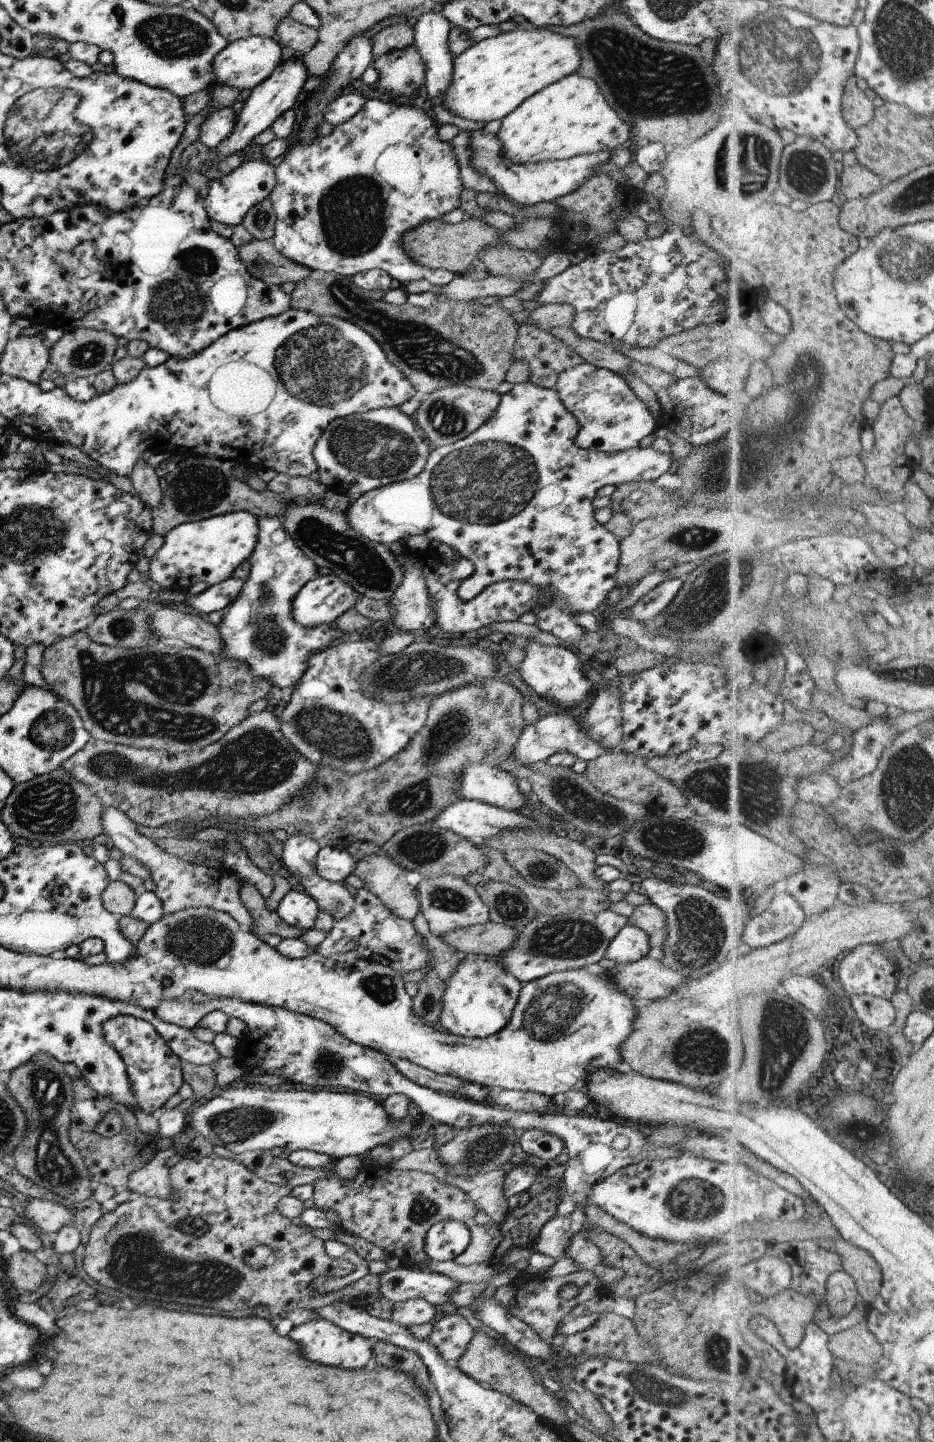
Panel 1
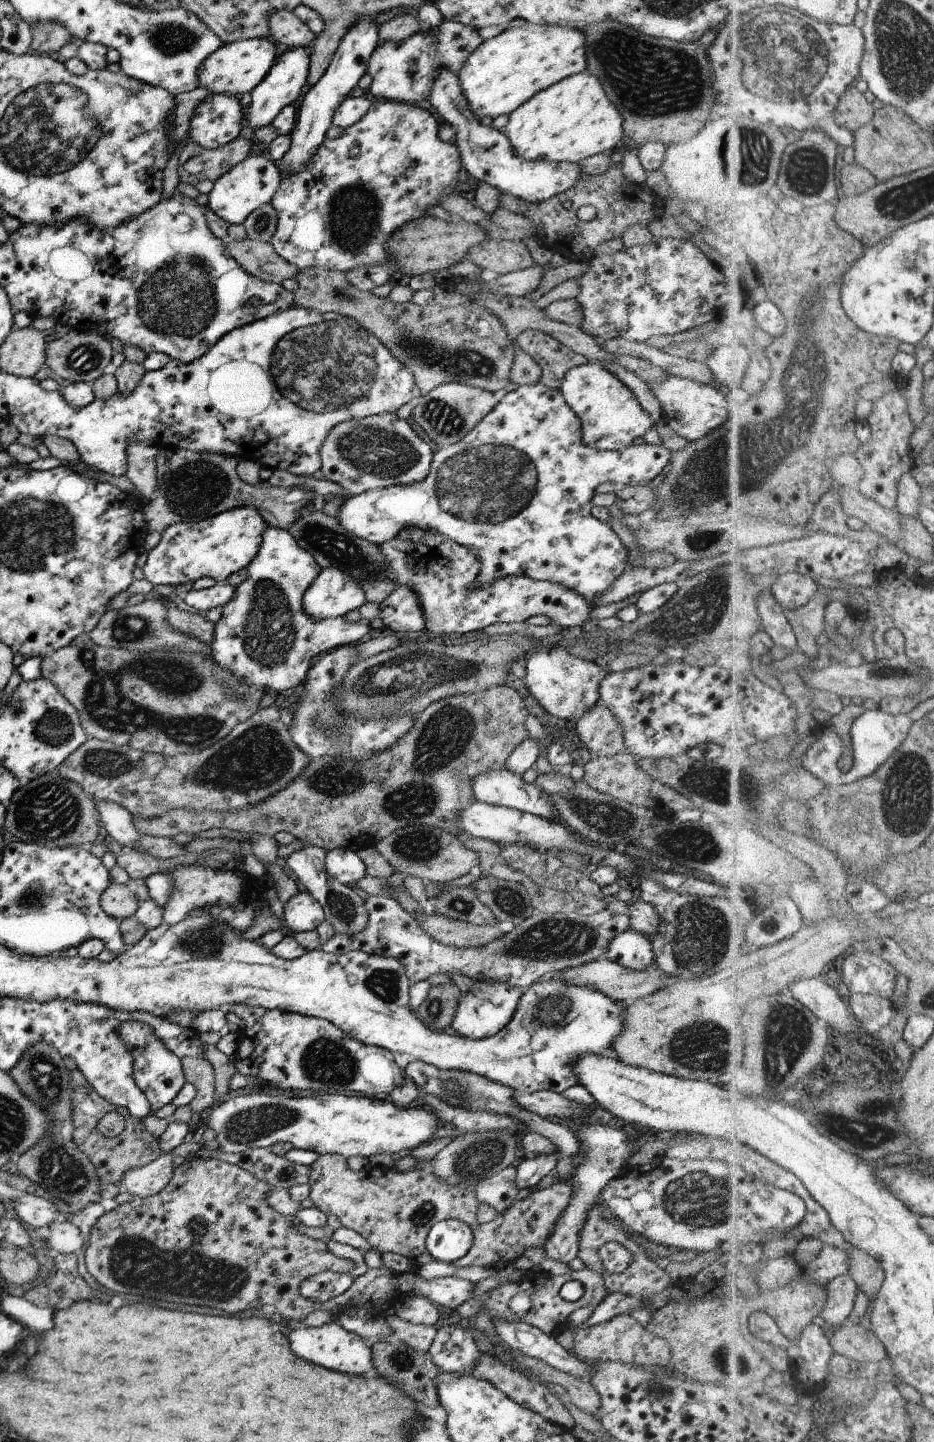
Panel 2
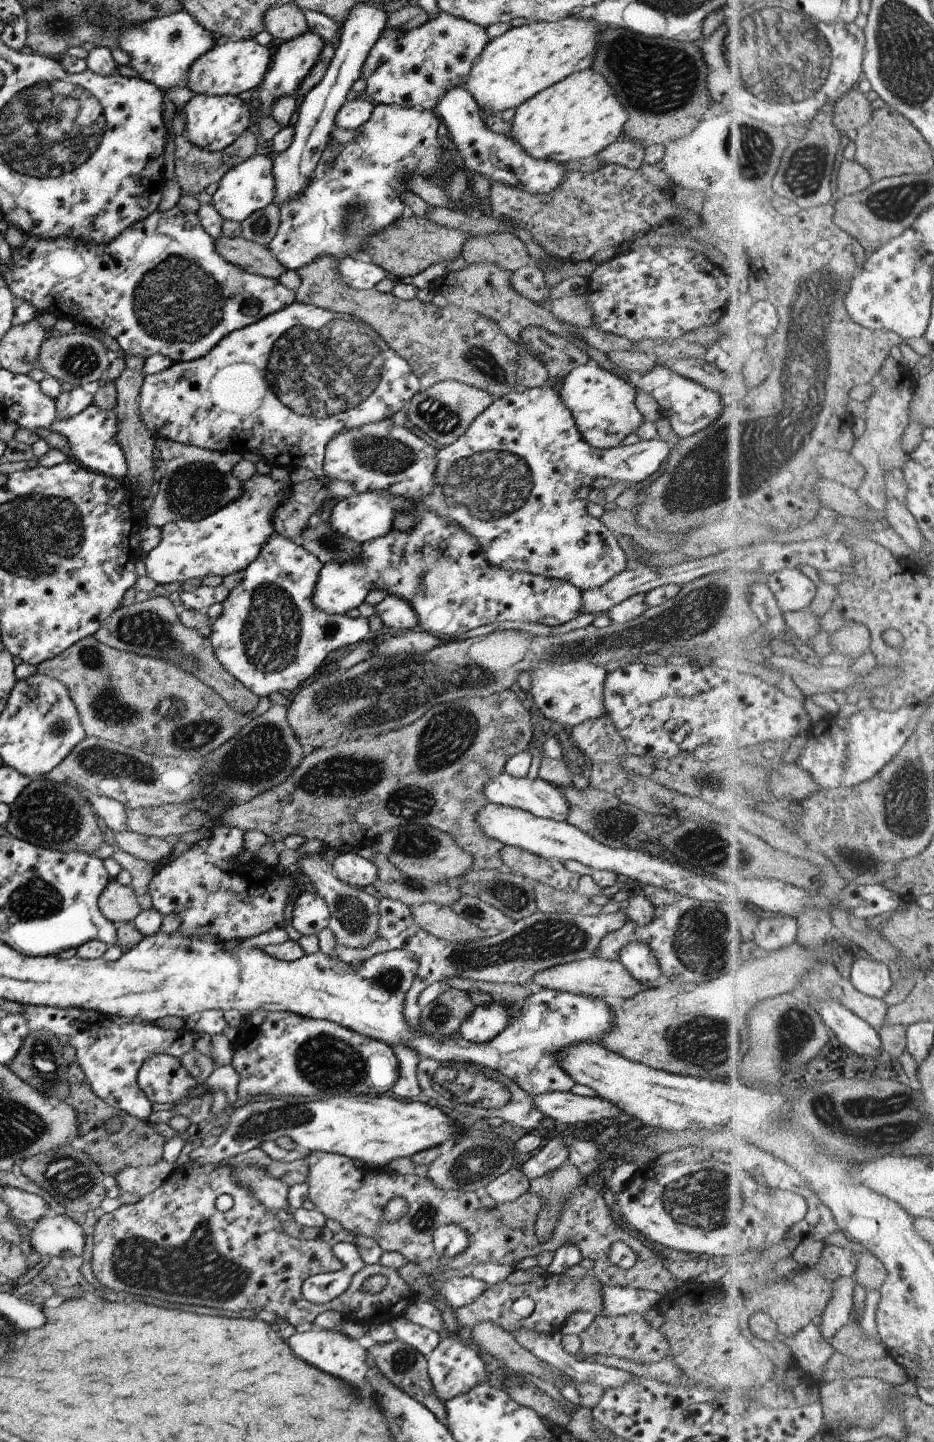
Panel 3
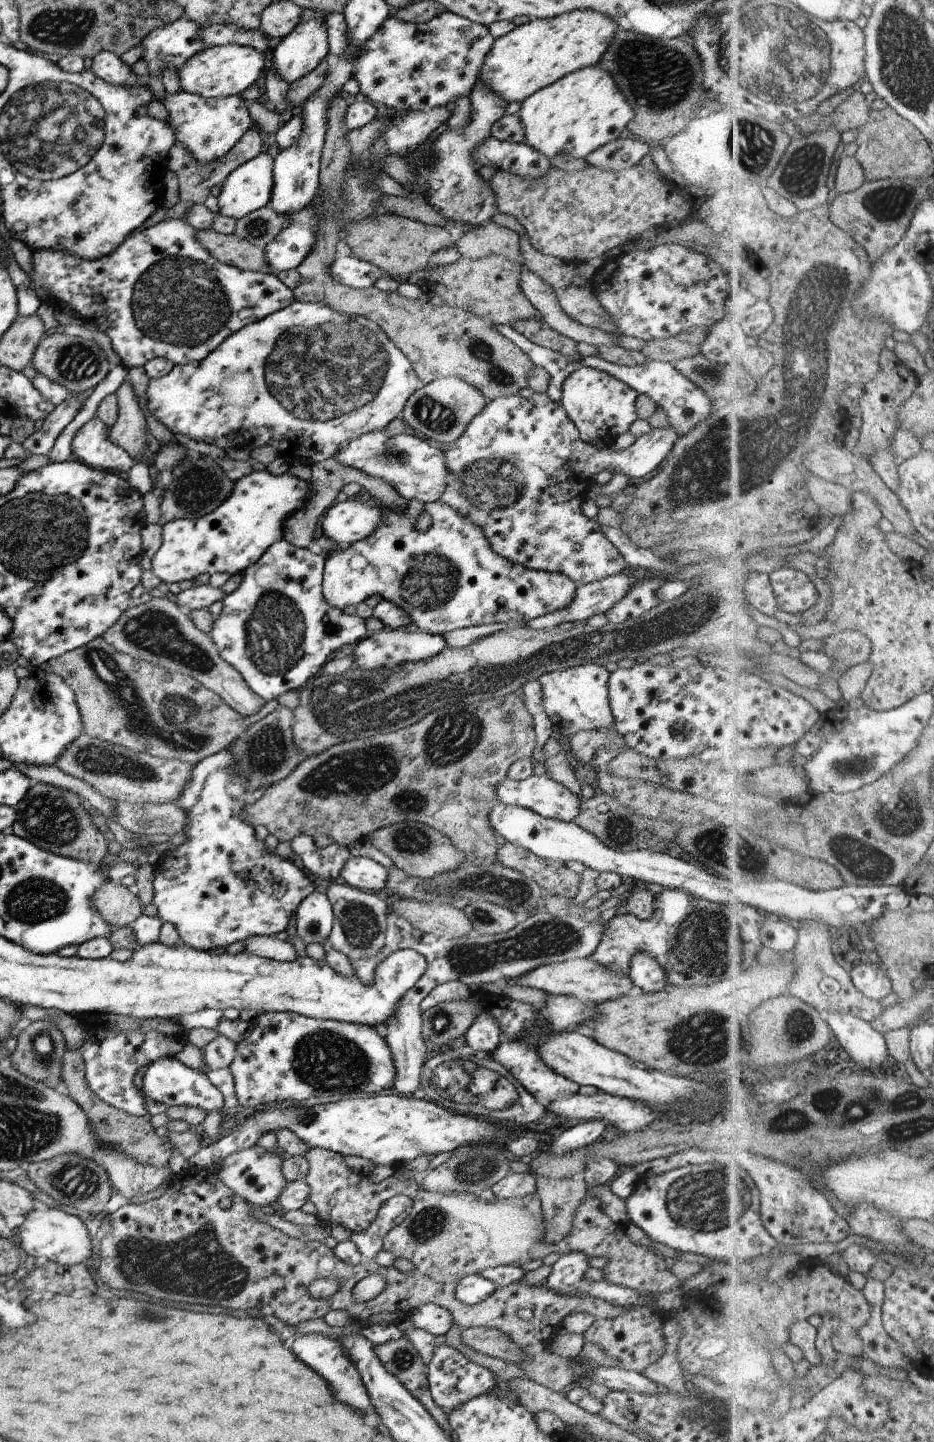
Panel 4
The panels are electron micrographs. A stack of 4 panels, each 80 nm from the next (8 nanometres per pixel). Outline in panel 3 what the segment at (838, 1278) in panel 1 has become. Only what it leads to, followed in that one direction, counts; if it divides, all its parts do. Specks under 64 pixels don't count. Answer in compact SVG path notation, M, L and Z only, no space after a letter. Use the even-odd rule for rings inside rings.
M841 1277L835 1282L833 1302L825 1306L818 1325L823 1338L829 1340L839 1328L843 1328L851 1320L853 1312L853 1294L855 1294L855 1278Z

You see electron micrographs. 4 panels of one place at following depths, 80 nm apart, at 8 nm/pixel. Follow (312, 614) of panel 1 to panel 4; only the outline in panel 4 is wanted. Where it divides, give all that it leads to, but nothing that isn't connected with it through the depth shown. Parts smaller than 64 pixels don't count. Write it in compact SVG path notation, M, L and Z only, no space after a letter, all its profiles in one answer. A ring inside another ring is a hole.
M361 492L355 496L355 500L362 503L376 504L376 507L380 510L380 521L374 528L374 531L369 533L369 536L366 536L364 539L354 542L353 544L329 552L327 558L324 560L321 588L322 593L324 594L324 599L332 607L342 609L344 606L351 606L351 604L356 606L361 601L365 600L365 598L375 595L381 597L383 601L389 601L396 607L399 607L410 618L412 627L415 629L432 635L442 635L446 632L451 632L452 630L467 628L470 626L491 623L507 623L511 621L519 623L521 620L526 623L528 620L534 619L535 617L566 607L573 600L577 585L568 576L561 573L550 573L547 571L525 568L522 564L510 563L510 560L499 556L490 547L489 541L485 538L484 532L478 524L475 524L467 515L458 513L448 504L442 503L441 501L421 504L418 500L413 499L408 500L405 507L400 512L395 512L392 509L385 507L381 501L373 498L369 493ZM421 511L426 511L431 517L431 525L426 532L423 533L416 532L414 528L415 518Z

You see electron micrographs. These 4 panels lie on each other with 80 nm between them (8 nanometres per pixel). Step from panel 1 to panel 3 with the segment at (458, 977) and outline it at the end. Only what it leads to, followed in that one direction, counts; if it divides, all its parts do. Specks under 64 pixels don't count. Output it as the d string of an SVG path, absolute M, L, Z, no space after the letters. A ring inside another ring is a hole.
M504 1001L475 1006L458 1028L460 1036L472 1043L489 1042L508 1024L510 1006Z

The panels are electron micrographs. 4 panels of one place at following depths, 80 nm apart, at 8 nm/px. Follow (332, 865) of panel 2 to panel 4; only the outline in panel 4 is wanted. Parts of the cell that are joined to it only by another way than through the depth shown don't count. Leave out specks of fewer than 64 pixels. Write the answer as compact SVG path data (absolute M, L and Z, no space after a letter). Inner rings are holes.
M350 856L339 873L339 881L349 887L376 893L385 888L387 877L387 868L367 857Z

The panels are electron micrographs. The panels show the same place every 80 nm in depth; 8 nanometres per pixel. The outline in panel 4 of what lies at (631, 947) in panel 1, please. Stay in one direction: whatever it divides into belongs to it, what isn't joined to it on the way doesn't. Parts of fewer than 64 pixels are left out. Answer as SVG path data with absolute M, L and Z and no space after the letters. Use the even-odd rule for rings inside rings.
M635 953L630 960L628 979L633 989L645 994L659 992L666 983L666 974L647 953Z

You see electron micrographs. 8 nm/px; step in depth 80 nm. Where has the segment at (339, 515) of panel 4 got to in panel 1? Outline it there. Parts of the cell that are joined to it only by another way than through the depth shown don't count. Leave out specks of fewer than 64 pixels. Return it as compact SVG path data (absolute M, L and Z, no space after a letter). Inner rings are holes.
M527 380L524 383L517 383L507 393L500 396L500 401L495 407L493 414L483 423L479 428L476 428L471 434L465 436L461 440L450 445L443 445L432 449L429 452L423 470L413 478L399 481L398 483L391 483L383 485L382 487L370 490L360 494L347 508L343 511L343 516L347 524L358 534L367 540L382 544L389 548L393 544L397 544L401 538L411 536L413 534L426 534L431 540L431 543L436 545L438 543L449 546L456 556L466 558L474 566L473 574L465 579L461 584L459 590L459 597L461 600L468 601L477 593L481 592L486 586L499 581L525 581L532 584L532 587L538 589L545 589L550 596L537 607L533 612L537 617L535 625L542 631L551 633L556 636L565 648L575 648L578 644L579 638L585 633L575 621L574 616L577 613L595 612L611 598L611 594L616 588L614 577L618 569L619 547L618 542L614 536L607 531L603 525L595 521L593 517L593 508L591 507L591 500L595 496L595 491L599 490L605 484L617 486L628 482L645 482L653 481L658 476L669 470L671 466L671 456L669 453L655 451L650 446L630 448L621 452L606 453L595 449L582 449L574 443L574 438L578 433L578 422L569 411L565 410L563 403L557 396L557 391L553 389L546 389L531 381Z

